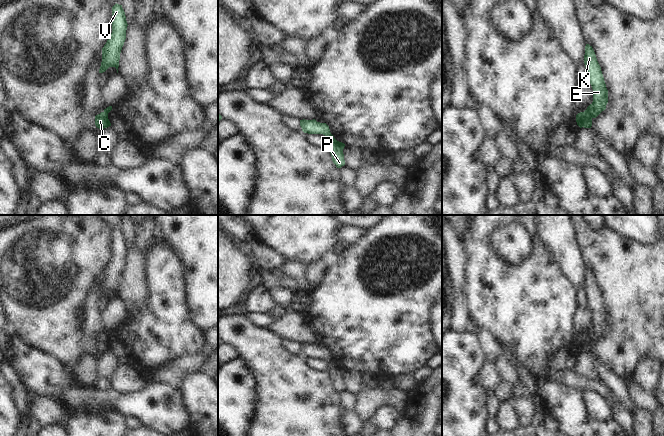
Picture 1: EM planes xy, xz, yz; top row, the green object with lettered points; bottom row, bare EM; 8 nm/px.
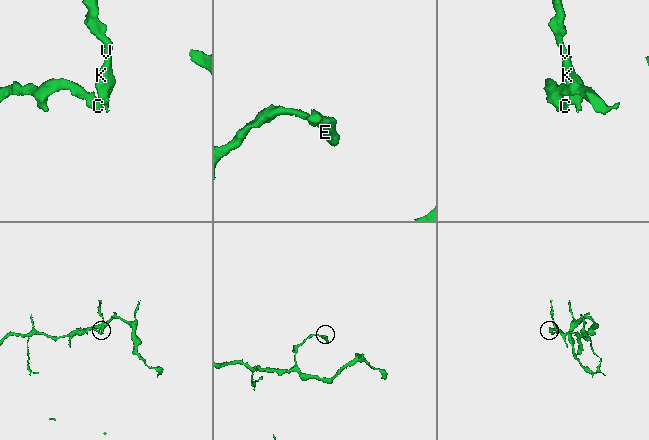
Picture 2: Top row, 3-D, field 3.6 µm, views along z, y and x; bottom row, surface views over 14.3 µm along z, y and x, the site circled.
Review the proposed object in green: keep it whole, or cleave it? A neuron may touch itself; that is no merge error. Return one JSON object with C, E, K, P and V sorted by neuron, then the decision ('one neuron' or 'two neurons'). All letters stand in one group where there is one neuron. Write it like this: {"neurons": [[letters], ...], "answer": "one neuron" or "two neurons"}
{"neurons": [["C"], ["E", "K", "P", "V"]], "answer": "two neurons"}

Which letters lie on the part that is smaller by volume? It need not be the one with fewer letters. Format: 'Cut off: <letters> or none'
Cut off: E, K, P, V

